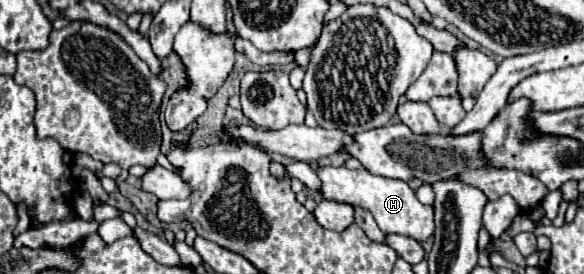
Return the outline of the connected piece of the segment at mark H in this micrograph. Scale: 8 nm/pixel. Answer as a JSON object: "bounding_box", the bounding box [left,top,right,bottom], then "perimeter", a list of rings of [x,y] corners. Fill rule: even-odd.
{"bounding_box":[316,166,434,242],"perimeter":[[[326,166],[326,168],[318,168],[316,172],[318,172],[318,178],[322,180],[322,196],[324,198],[362,206],[362,208],[370,210],[382,232],[410,236],[418,242],[424,242],[434,234],[434,208],[420,204],[414,190],[404,180],[374,176],[366,168],[348,170],[346,166],[338,166],[338,168]]]}

